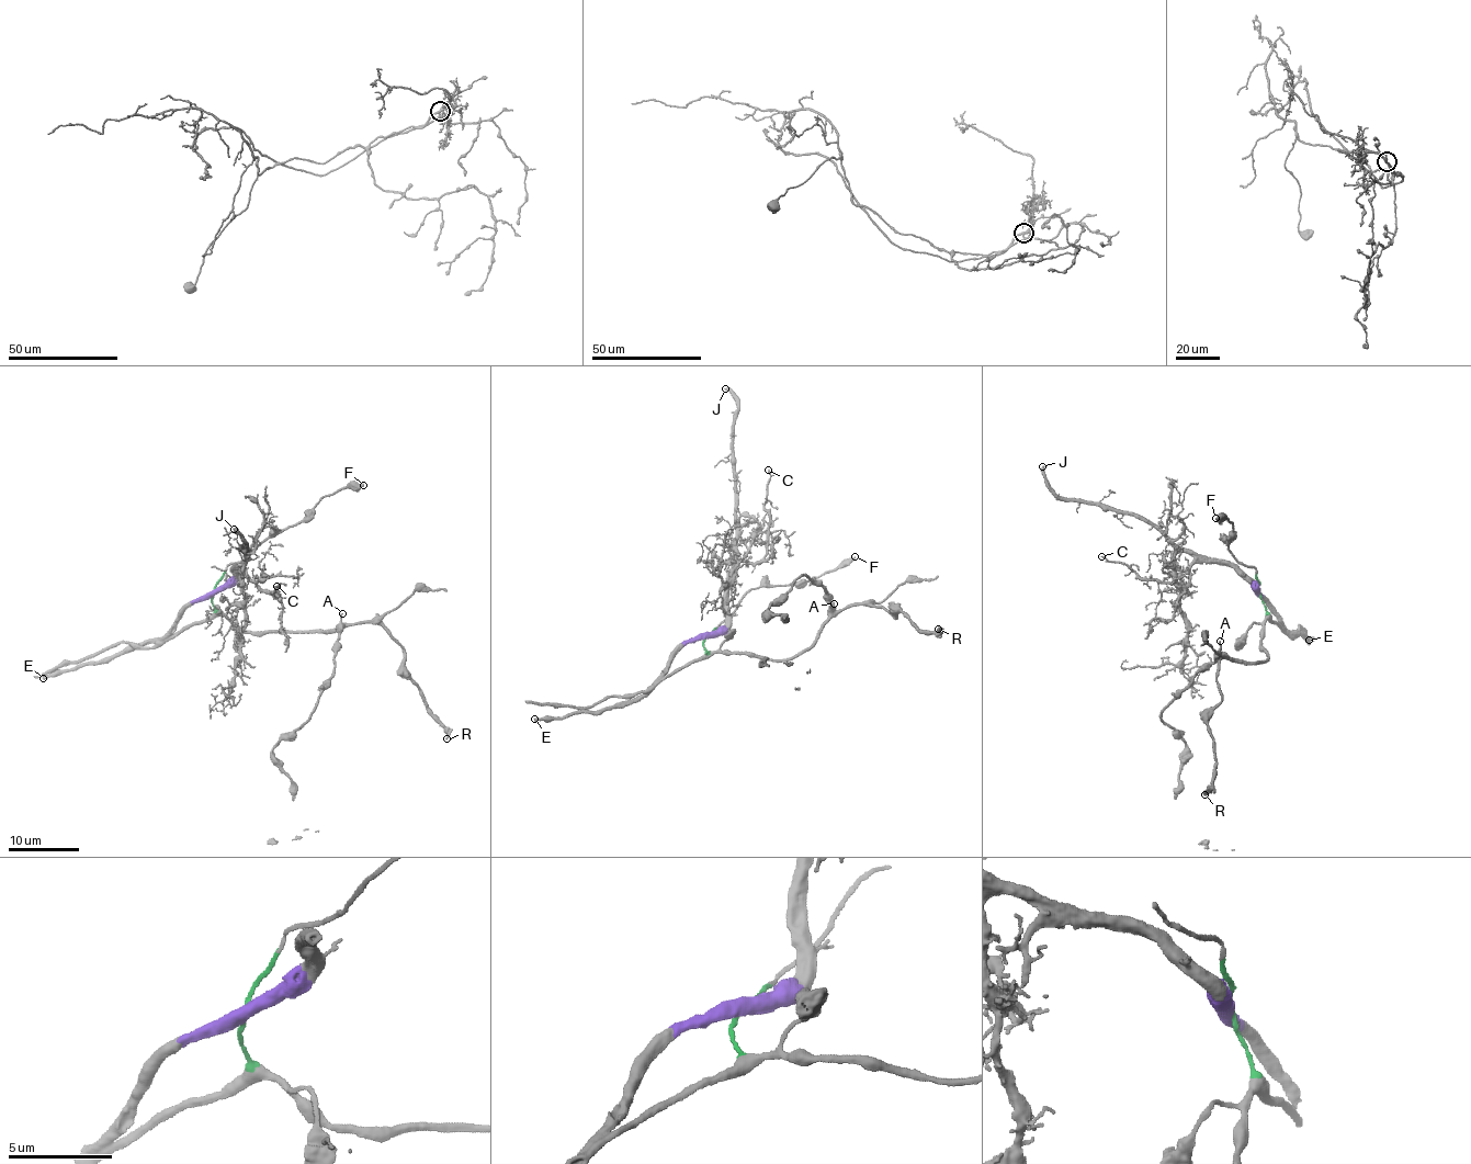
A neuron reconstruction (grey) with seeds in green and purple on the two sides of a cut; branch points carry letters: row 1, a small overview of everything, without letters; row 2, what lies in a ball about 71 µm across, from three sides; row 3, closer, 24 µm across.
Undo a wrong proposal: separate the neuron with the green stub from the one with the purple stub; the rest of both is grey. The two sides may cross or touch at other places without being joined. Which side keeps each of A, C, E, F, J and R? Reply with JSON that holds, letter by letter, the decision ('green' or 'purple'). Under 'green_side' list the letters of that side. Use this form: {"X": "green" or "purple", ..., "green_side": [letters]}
{"A": "green", "C": "purple", "E": "purple", "F": "green", "J": "purple", "R": "green", "green_side": ["A", "F", "R"]}

